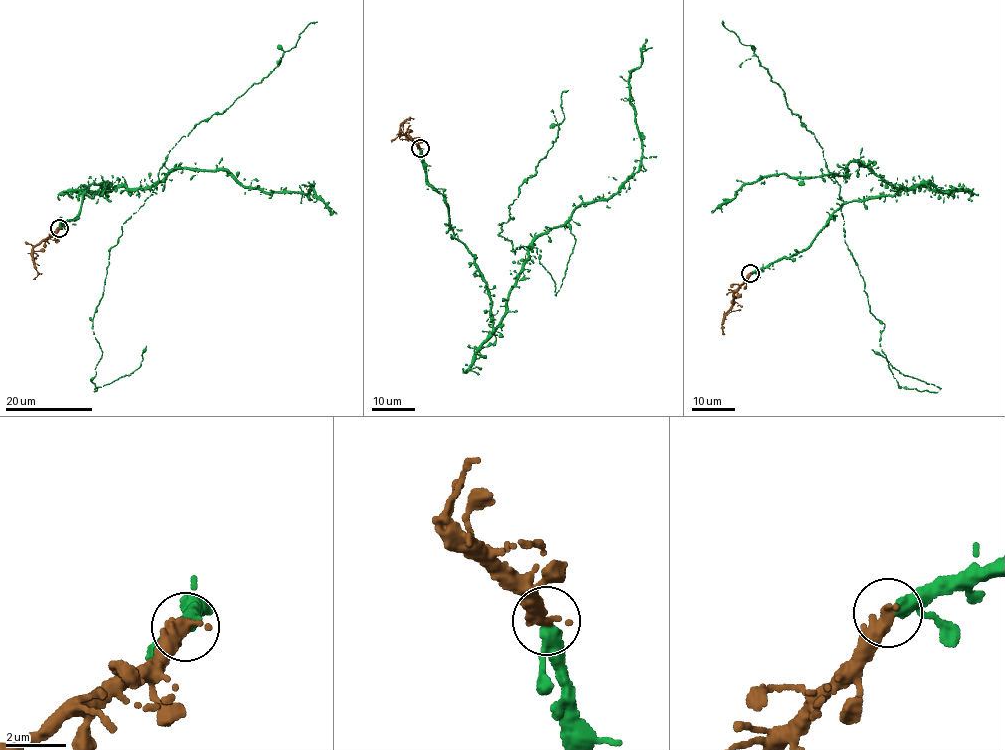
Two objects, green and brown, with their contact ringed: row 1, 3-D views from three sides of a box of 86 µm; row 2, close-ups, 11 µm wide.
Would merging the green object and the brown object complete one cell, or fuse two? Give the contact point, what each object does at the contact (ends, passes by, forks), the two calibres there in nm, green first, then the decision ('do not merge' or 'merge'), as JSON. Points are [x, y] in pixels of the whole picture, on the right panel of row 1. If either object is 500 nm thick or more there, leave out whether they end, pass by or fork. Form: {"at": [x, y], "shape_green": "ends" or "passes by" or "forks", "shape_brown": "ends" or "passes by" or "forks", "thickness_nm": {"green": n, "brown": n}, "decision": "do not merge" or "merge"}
{"at": [750, 273], "shape_green": "passes by", "shape_brown": "ends", "thickness_nm": {"green": 320, "brown": 480}, "decision": "merge"}

